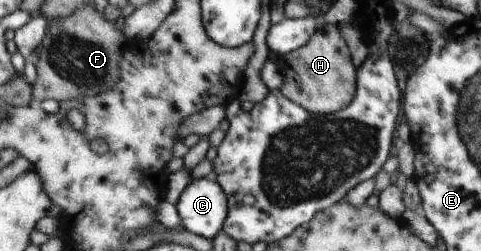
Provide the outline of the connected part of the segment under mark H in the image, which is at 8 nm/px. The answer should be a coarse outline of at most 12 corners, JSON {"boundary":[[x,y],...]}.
{"boundary":[[337,24],[283,56],[281,92],[314,114],[354,99],[355,68]]}

